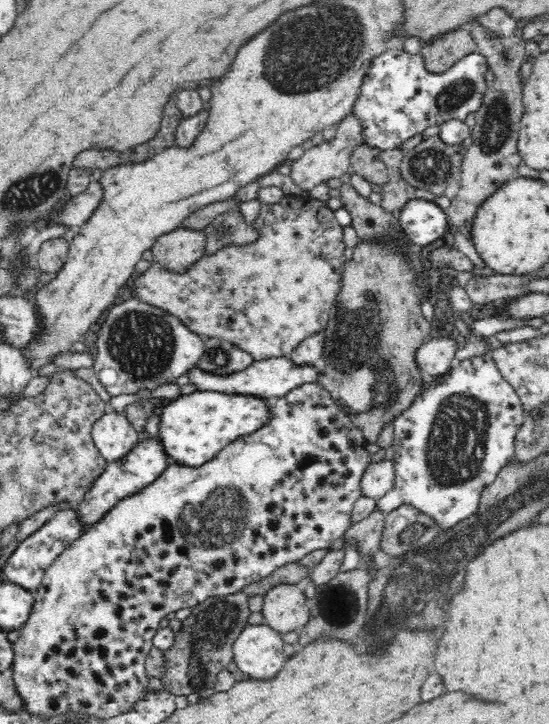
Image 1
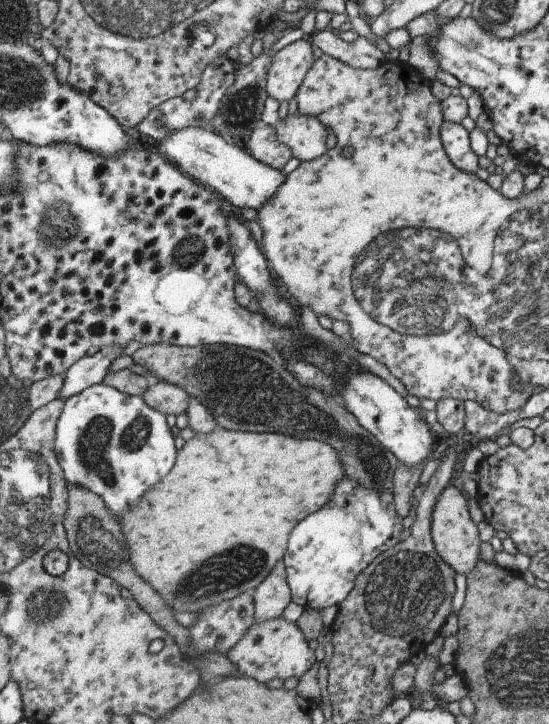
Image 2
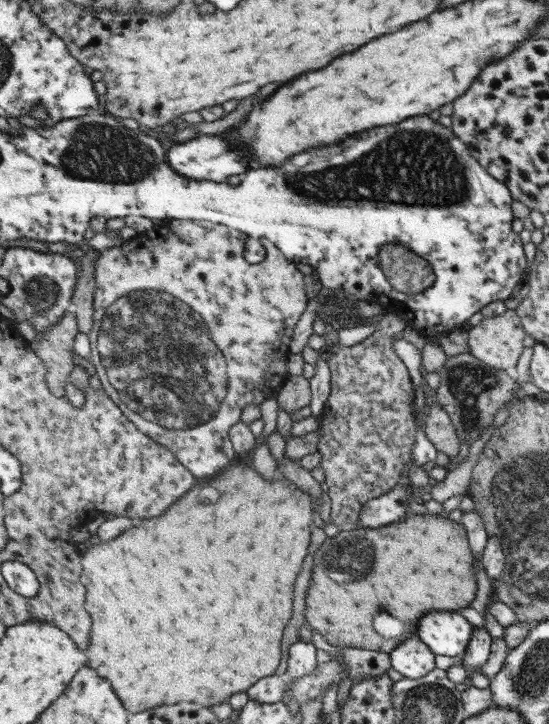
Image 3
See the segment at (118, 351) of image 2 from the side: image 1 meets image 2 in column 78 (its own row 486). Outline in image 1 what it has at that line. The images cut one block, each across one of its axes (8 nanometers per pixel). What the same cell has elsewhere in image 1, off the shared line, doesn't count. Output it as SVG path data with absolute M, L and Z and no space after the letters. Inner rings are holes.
M396 458L372 462L368 466L368 472L364 474L362 480L362 490L364 496L374 496L380 500L388 492L392 492L396 486Z

